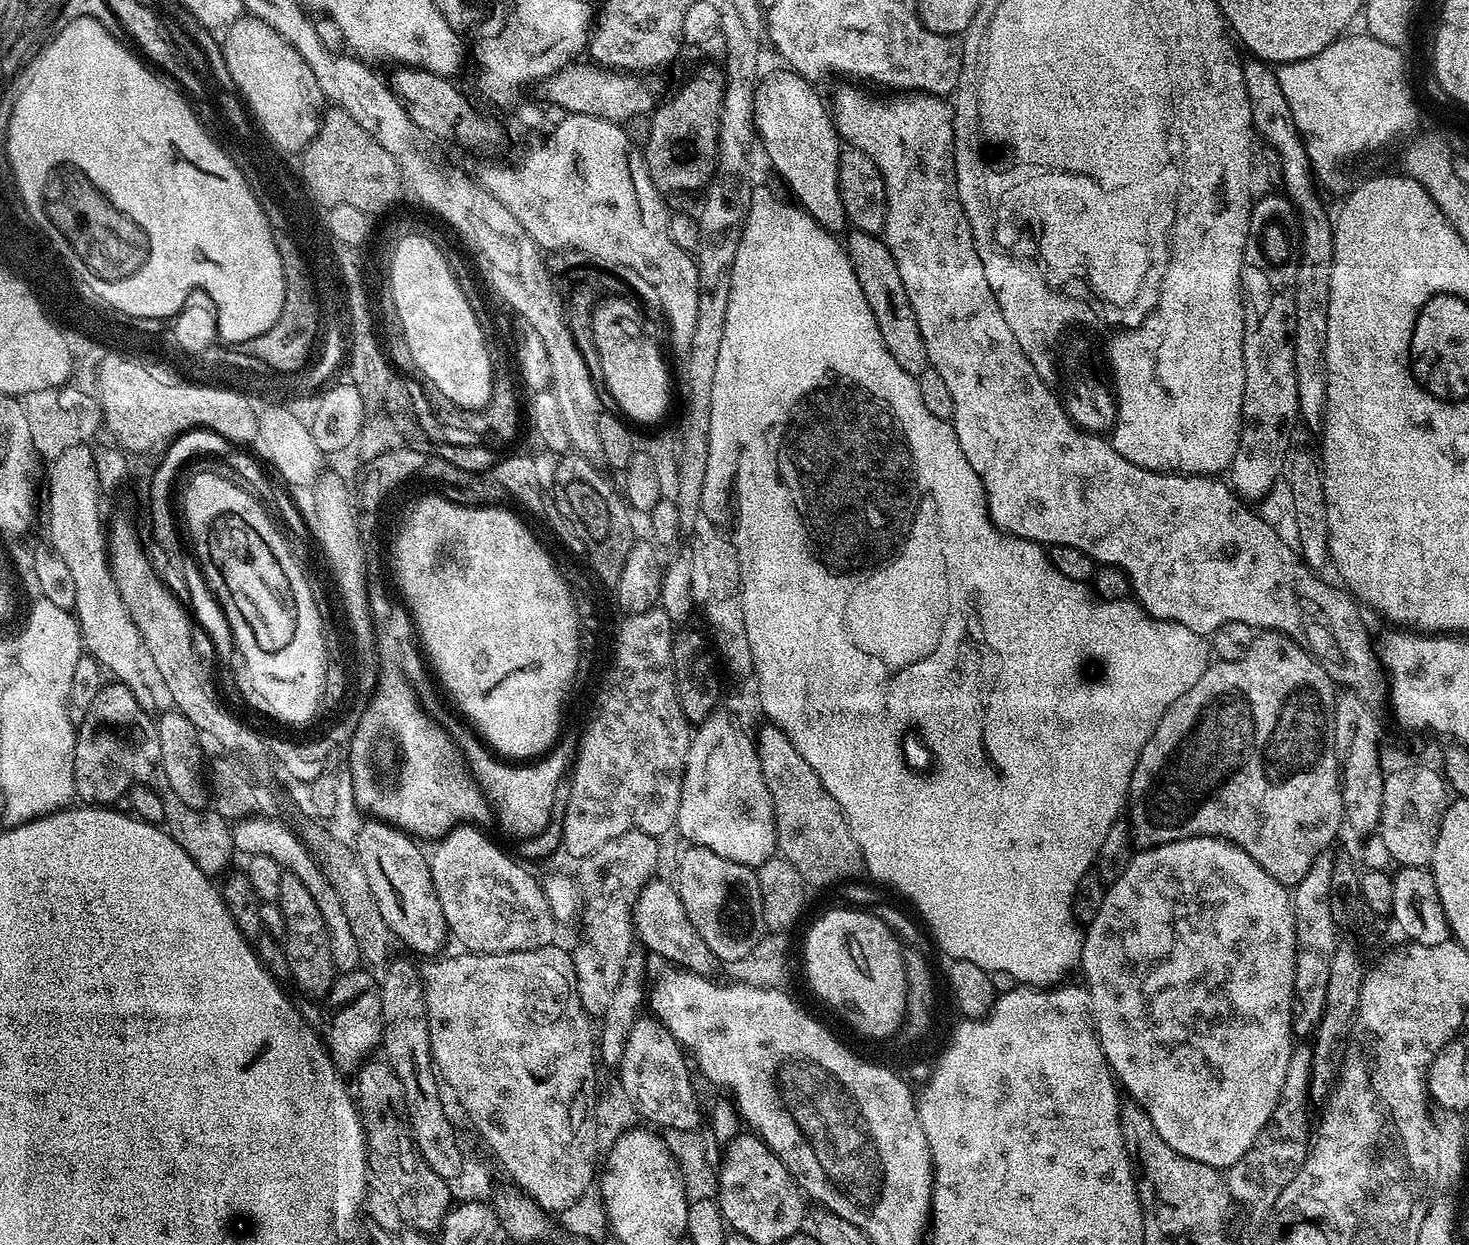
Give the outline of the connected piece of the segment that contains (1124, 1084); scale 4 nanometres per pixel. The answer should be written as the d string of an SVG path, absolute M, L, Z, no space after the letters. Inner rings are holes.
M1195 836L1137 851L1119 878L1107 885L1098 914L1086 925L1080 955L1079 971L1084 972L1082 983L1090 994L1092 1021L1117 1085L1125 1093L1128 1091L1127 1095L1134 1103L1150 1114L1150 1122L1154 1122L1154 1130L1162 1134L1162 1142L1178 1150L1178 1154L1217 1170L1230 1169L1242 1154L1246 1154L1246 1150L1250 1150L1266 1122L1270 1122L1274 1106L1278 1106L1278 1098L1282 1094L1282 1082L1286 1082L1286 1066L1290 1066L1294 1047L1291 1024L1294 964L1295 928L1290 914L1289 889L1270 878L1258 862L1229 840Z

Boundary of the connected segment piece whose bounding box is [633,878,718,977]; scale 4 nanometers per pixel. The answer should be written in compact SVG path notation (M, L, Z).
M653 878L649 884L638 894L638 902L633 908L633 926L635 928L635 939L645 944L653 956L661 956L664 960L669 960L669 965L685 972L696 972L699 976L711 977L712 972L718 967L716 956L702 942L702 934L694 930L686 910L682 906L679 887L671 879L660 880Z

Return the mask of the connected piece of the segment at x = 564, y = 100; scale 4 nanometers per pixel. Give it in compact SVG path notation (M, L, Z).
M592 62L580 63L568 64L543 81L542 88L548 104L562 106L565 113L590 114L617 122L625 122L635 115L649 115L657 107L656 88L648 81L651 79L602 68Z

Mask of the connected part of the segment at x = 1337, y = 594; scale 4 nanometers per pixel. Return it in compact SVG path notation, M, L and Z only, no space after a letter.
M863 87L840 88L836 97L830 100L832 119L845 145L864 151L874 160L875 166L881 171L886 186L885 224L882 231L884 245L894 254L894 262L898 262L898 274L902 274L902 286L906 286L906 294L910 297L910 306L914 306L914 318L918 318L918 330L922 330L922 342L926 342L926 354L929 365L942 374L950 395L954 397L954 418L950 421L956 429L958 446L962 446L962 454L966 454L966 462L974 466L974 474L984 487L988 516L1001 532L1008 532L1023 540L1033 540L1036 544L1051 546L1078 546L1097 565L1109 564L1121 568L1128 575L1131 595L1137 604L1153 616L1155 620L1169 620L1186 626L1186 630L1194 630L1199 636L1211 637L1222 626L1227 624L1248 624L1254 630L1271 630L1288 636L1296 644L1306 645L1309 652L1326 670L1326 674L1341 689L1348 689L1362 698L1371 706L1378 706L1386 700L1386 673L1378 655L1374 636L1368 633L1364 620L1360 617L1362 608L1359 603L1343 587L1335 588L1324 580L1319 580L1317 573L1309 568L1301 559L1299 551L1288 545L1266 521L1251 512L1249 505L1241 500L1227 483L1224 484L1216 476L1193 476L1179 472L1151 472L1142 466L1134 466L1127 458L1122 458L1118 450L1114 450L1111 439L1103 435L1087 432L1075 424L1067 410L1064 409L1061 397L1051 392L1049 381L1038 378L1034 366L1026 354L1022 354L1022 346L1018 346L1010 326L1006 326L1006 318L1002 318L1002 310L998 310L998 302L994 298L994 290L990 290L990 282L986 282L986 270L982 270L982 258L978 258L978 250L974 246L974 238L970 230L970 222L966 222L966 214L962 210L962 202L958 202L958 190L954 178L954 130L952 129L952 105L945 97L931 96L929 92L905 92L903 94L880 94L871 96L863 92Z

